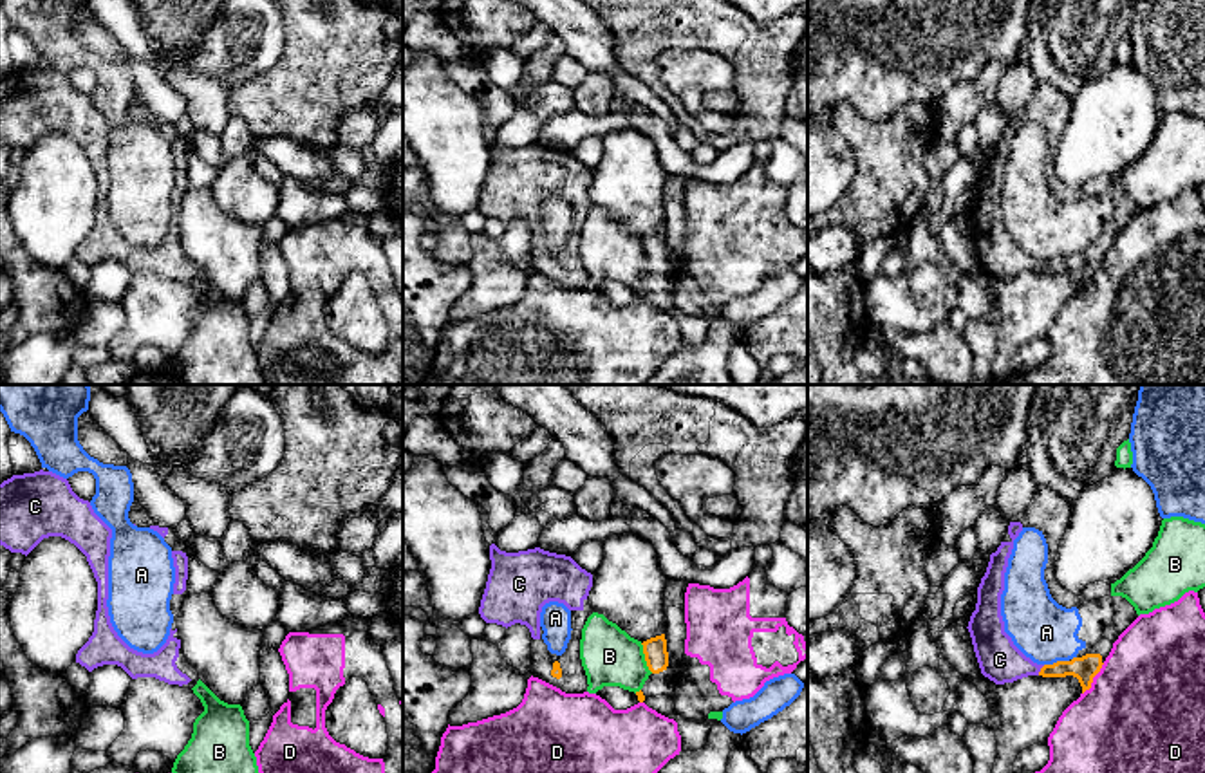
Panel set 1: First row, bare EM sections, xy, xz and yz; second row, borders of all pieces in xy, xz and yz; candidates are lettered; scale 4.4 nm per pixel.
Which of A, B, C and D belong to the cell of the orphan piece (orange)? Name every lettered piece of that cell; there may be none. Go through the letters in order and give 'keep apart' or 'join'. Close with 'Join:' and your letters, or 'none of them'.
A: keep apart
B: keep apart
C: join
D: keep apart
Join: C

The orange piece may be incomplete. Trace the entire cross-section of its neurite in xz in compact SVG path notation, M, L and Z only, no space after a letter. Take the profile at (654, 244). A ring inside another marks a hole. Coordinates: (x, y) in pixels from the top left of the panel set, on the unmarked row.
M665 229L641 238L647 262L652 269L659 269L668 262L668 247Z

